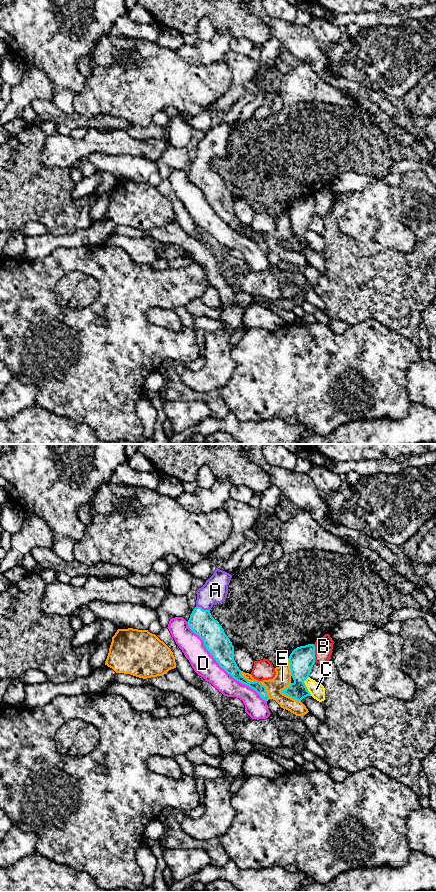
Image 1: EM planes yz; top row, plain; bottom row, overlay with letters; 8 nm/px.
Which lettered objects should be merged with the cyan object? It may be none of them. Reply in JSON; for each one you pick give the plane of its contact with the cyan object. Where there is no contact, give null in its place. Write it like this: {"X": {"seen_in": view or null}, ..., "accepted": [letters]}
{"A": {"seen_in": "yz"}, "accepted": ["A"]}

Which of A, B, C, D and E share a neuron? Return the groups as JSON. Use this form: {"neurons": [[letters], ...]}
{"neurons": [["A"], ["B"], ["C"], ["D"], ["E"]]}

